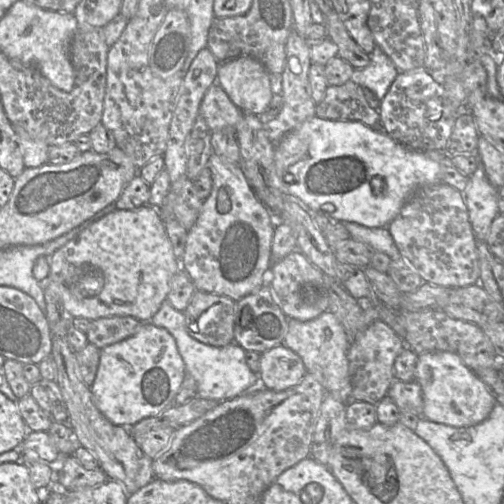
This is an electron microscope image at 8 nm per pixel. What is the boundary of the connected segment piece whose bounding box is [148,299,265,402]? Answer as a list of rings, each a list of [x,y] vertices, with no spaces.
[[[167,299],[162,302],[158,311],[148,322],[165,328],[175,339],[186,373],[195,380],[196,397],[222,402],[255,388],[265,387],[260,382],[258,374],[253,373],[247,365],[246,351],[242,347],[235,342],[224,347],[214,347],[195,340],[186,330],[184,312],[174,309]]]

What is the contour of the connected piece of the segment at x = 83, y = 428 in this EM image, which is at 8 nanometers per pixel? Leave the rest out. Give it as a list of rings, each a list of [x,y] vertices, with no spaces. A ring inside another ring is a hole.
[[[52,336],[51,357],[57,367],[56,383],[68,410],[68,424],[74,430],[78,444],[92,452],[107,477],[120,482],[128,494],[147,485],[154,478],[153,460],[143,453],[128,429],[111,423],[96,408],[90,387],[81,379],[75,351],[70,347],[66,336]]]

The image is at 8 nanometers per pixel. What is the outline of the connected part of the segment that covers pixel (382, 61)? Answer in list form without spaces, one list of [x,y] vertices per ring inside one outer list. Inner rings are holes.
[[[378,45],[368,55],[369,64],[354,69],[351,80],[362,88],[370,89],[377,99],[382,101],[399,74],[399,70]]]

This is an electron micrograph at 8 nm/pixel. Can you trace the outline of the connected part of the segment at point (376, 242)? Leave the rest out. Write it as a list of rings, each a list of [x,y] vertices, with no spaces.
[[[345,222],[343,224],[351,238],[364,243],[373,251],[382,252],[391,260],[402,258],[387,227],[369,228],[353,222]]]

